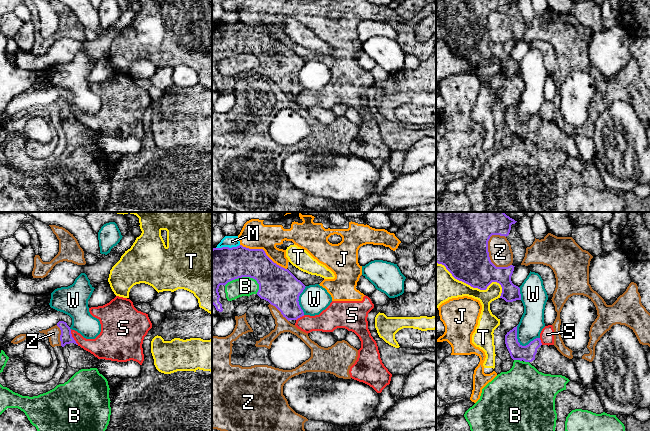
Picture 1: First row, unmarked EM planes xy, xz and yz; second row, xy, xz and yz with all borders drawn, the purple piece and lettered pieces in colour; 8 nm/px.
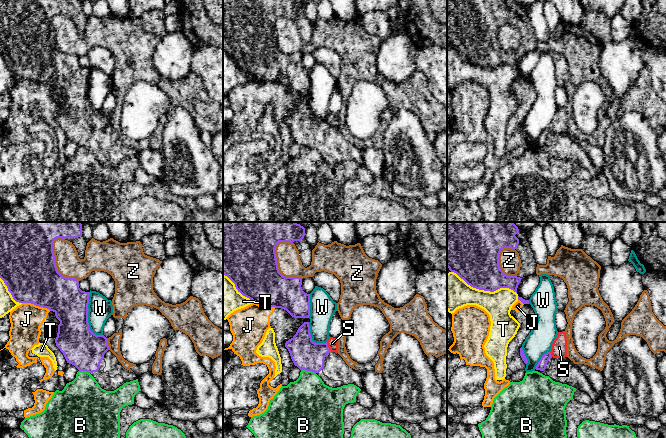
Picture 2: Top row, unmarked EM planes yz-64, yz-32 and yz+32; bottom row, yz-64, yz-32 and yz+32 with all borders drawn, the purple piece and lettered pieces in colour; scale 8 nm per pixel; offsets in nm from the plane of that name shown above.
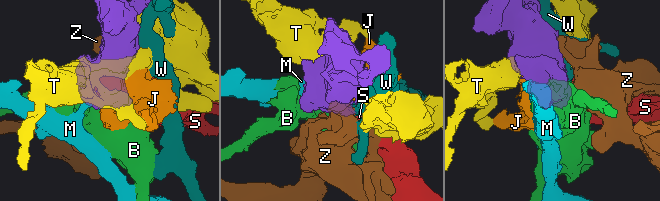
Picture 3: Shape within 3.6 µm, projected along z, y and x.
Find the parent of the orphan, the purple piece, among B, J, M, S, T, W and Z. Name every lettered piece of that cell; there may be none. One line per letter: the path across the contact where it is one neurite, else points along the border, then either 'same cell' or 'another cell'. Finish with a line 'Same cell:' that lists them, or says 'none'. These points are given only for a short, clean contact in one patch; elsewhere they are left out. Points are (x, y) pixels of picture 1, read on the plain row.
B: another cell
J: another cell
M: along xz (239, 20), (233, 23), (216, 24) | another cell
S: along xy (70, 105), (71, 112), (78, 120) | another cell
T: another cell
W: another cell
Z: another cell
Same cell: none

